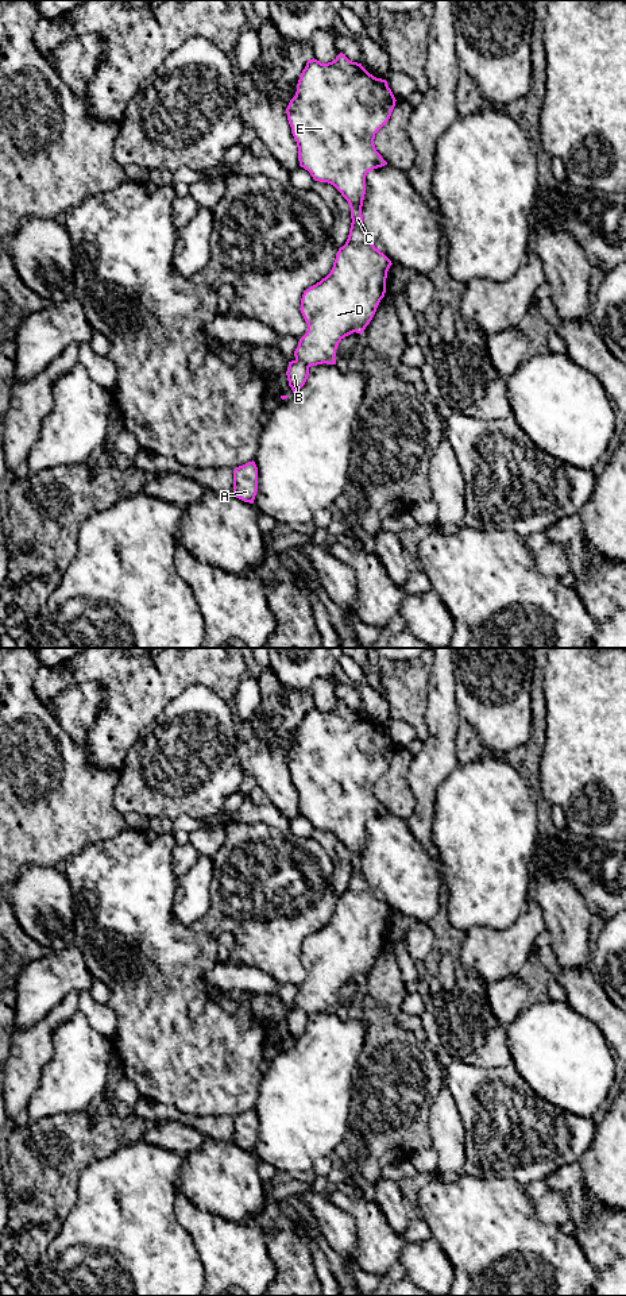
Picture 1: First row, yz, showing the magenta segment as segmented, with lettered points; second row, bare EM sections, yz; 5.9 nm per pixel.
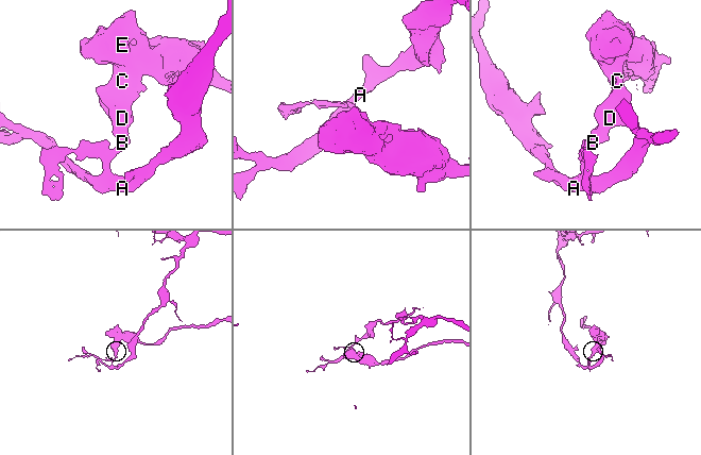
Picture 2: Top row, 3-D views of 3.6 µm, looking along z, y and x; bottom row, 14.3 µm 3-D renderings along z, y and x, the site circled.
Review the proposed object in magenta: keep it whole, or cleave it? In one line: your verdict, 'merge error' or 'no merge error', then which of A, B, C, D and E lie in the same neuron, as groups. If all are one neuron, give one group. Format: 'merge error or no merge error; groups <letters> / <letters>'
merge error; groups A B / C D E

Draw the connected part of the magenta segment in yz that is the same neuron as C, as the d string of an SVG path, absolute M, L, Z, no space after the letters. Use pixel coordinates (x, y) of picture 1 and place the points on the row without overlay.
M340 701L335 709L328 711L321 711L314 706L306 710L297 732L295 744L286 756L291 782L298 795L300 814L308 818L314 829L333 833L348 849L352 867L348 887L345 892L339 896L331 921L306 937L301 946L300 958L308 972L308 979L300 987L294 1004L309 1015L322 1011L336 1012L335 1004L339 991L353 980L362 983L386 941L387 919L393 911L372 892L367 883L363 872L362 855L366 842L367 821L387 813L376 799L374 787L375 782L389 770L395 749L386 728L374 725L362 711L352 710Z

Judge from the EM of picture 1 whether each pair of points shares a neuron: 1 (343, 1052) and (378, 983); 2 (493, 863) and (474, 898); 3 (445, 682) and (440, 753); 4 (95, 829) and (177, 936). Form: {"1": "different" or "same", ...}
{"1": "different", "2": "same", "3": "same", "4": "different"}

